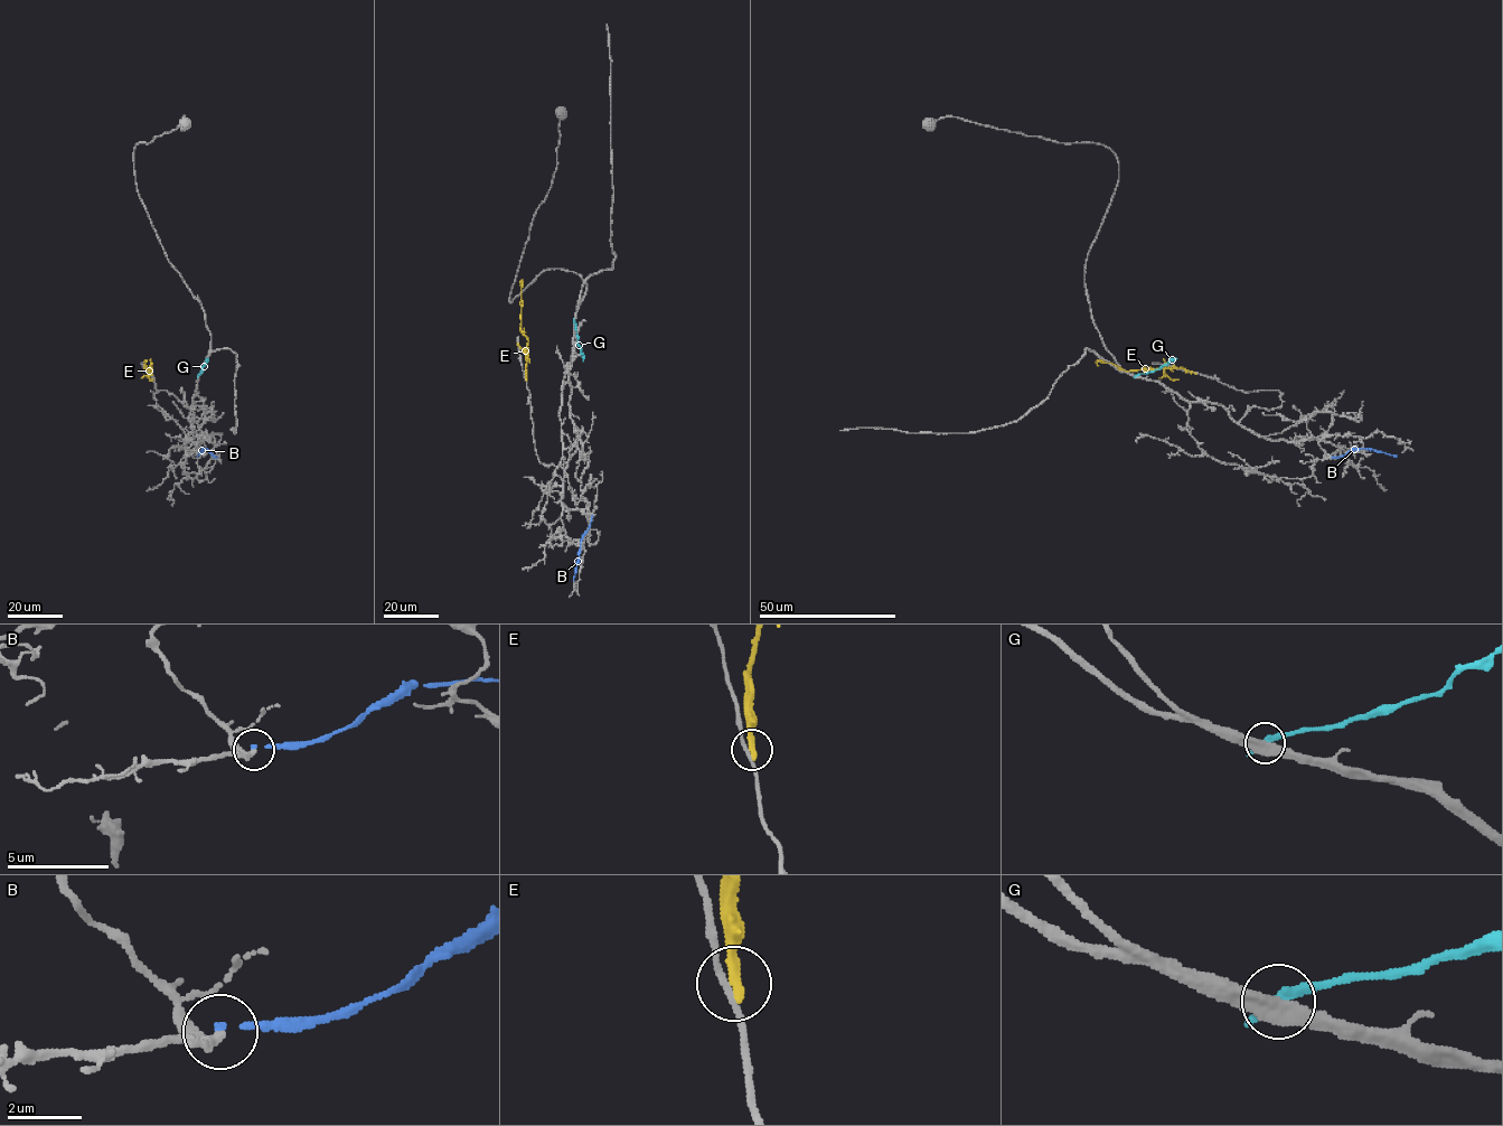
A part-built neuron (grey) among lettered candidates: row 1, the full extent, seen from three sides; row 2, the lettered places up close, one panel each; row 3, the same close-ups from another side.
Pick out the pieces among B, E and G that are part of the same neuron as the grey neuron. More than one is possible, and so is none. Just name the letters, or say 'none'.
none

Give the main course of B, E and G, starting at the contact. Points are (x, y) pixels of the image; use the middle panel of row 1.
B: (592, 516), (580, 544), (574, 580)
E: (525, 378), (527, 340), (520, 329), (522, 281), (519, 281)
G: (574, 320), (583, 360)

